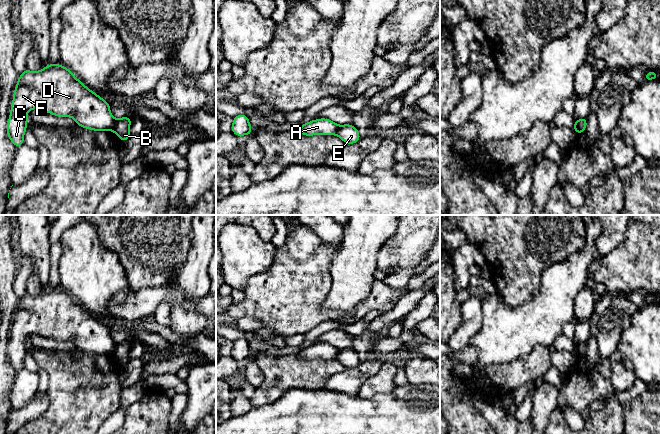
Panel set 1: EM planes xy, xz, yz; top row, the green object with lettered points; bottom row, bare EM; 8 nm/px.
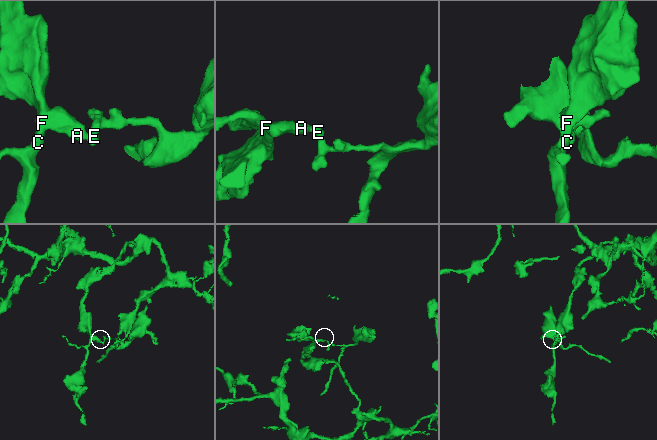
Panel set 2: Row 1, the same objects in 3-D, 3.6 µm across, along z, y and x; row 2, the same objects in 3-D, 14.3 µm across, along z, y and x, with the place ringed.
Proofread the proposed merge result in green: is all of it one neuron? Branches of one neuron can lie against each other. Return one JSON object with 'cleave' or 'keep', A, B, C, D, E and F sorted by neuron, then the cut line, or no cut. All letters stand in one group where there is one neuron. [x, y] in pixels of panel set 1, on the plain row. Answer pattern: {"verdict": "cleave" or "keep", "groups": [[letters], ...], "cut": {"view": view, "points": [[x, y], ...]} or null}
{"verdict": "cleave", "groups": [["A", "C", "D", "F"], ["B", "E"]], "cut": {"view": "xy", "points": [[116, 344], [111, 353]]}}

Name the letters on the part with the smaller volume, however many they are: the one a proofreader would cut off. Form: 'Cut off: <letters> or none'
Cut off: B, E

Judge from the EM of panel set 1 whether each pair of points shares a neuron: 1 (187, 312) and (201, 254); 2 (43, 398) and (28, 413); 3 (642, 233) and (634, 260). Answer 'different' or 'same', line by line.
1: same
2: same
3: same

